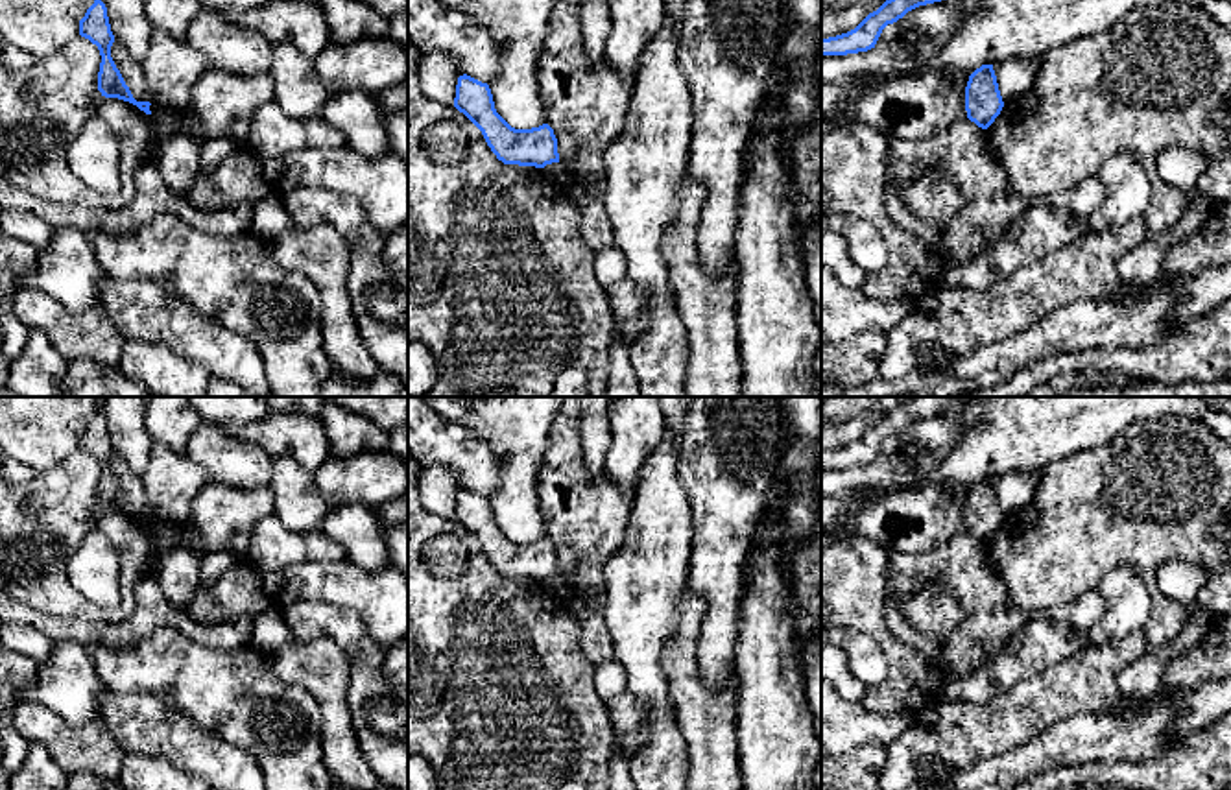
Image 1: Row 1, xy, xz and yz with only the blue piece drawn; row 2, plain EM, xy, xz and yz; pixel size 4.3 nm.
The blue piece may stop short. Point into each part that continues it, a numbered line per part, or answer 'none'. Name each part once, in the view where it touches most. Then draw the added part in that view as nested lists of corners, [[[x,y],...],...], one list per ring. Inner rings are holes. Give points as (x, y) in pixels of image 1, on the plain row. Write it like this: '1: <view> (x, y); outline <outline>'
none

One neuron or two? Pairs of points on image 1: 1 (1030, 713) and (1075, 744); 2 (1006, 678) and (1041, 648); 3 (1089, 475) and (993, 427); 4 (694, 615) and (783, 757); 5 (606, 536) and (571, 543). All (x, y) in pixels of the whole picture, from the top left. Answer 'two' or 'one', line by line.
1: two
2: one
3: two
4: two
5: one

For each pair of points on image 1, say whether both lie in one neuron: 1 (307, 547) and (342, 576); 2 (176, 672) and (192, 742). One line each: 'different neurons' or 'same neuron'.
1: different neurons
2: different neurons

